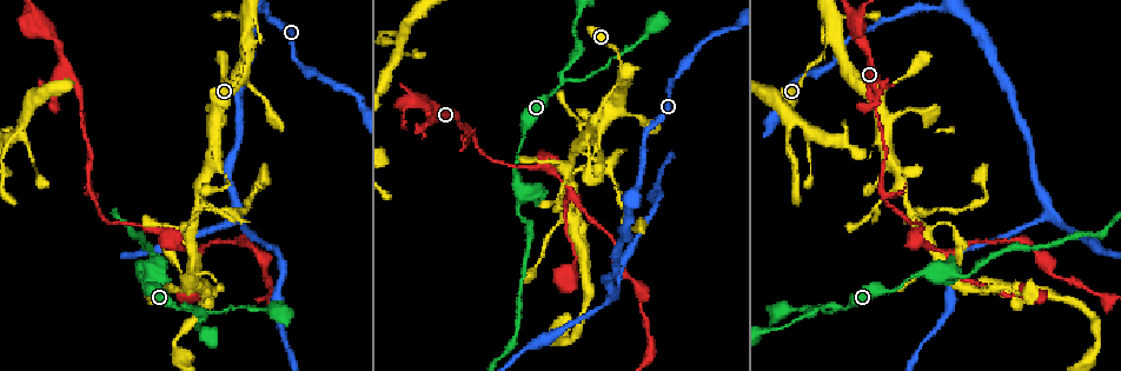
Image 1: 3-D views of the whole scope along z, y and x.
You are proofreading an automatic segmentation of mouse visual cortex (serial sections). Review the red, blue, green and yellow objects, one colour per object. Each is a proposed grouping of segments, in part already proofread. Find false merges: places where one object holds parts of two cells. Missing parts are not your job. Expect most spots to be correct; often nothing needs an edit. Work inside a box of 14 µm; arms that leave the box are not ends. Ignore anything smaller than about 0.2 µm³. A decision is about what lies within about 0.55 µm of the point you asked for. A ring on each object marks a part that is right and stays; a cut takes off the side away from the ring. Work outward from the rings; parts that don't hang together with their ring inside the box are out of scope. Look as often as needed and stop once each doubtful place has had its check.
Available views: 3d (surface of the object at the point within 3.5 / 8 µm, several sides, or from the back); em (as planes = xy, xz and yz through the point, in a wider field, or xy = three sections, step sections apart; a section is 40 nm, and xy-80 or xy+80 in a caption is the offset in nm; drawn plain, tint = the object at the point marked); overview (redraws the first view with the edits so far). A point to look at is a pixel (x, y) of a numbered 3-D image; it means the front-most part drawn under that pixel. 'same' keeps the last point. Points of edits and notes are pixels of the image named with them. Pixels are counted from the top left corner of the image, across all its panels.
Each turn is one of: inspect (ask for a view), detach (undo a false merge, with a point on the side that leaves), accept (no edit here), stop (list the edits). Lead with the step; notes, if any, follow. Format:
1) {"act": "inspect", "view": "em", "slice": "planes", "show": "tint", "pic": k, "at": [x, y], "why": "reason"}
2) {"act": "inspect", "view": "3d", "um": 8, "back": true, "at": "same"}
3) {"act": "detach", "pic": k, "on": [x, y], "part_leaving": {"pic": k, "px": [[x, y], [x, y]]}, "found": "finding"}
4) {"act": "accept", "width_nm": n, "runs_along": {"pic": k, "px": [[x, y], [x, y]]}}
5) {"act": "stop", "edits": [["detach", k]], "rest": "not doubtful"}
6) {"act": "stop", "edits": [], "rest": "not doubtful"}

{"act": "inspect", "view": "3d", "um": 3.5, "back": true, "pic": 1, "at": [1049, 210], "why": "abrupt turn"}

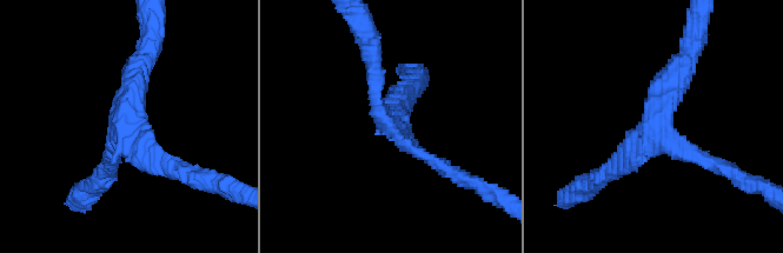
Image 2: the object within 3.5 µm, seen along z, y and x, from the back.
{"act": "inspect", "view": "em", "slice": "xy", "step": 1, "show": "tint", "pic": 2, "at": [657, 131], "arms": 3, "arm_widths_nm": [200, 200, 350], "why": "need the tissue"}

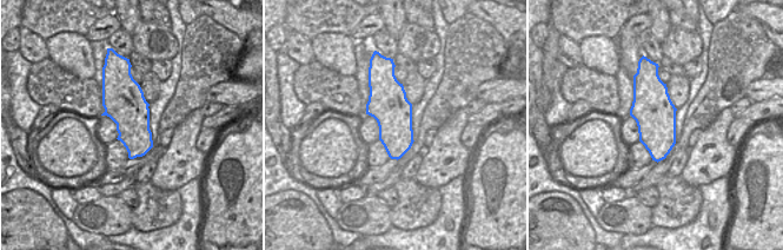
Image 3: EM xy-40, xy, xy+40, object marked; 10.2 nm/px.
{"act": "inspect", "view": "em", "slice": "xy", "step": 3, "show": "tint", "at": "same", "why": "cut it another way"}

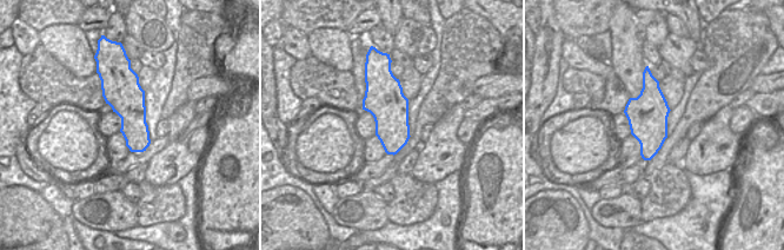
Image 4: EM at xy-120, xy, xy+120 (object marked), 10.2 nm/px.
{"act": "accept", "width_nm": 400, "runs_along": {"pic": 2, "px": [[144, 61], [107, 166]]}, "found": "continuous, no second cell"}

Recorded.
{"act": "inspect", "view": "3d", "um": 3.5, "pic": 1, "at": [837, 308]}

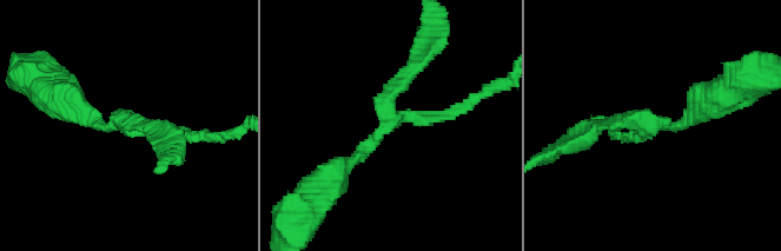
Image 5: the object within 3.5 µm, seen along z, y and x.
{"act": "inspect", "view": "em", "slice": "planes", "show": "tint", "pic": 5, "at": [387, 126], "arms": 3, "arm_widths_nm": [150, 150, 200]}

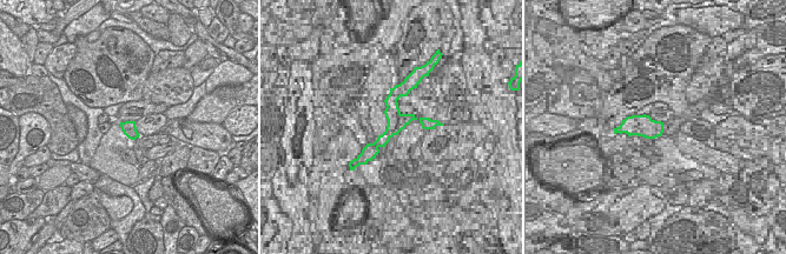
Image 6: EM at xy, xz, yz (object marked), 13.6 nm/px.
{"act": "inspect", "view": "em", "slice": "xy", "step": 1, "show": "tint", "at": "same"}

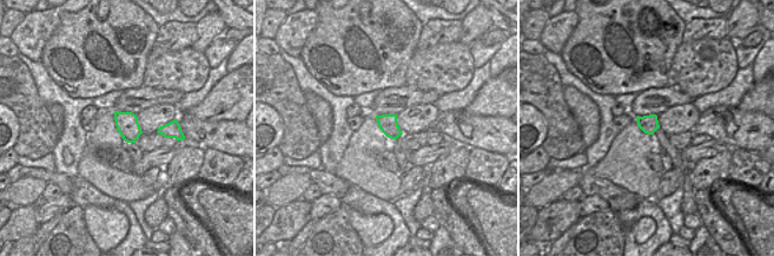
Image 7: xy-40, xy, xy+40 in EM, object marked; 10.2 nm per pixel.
{"act": "accept", "runs_along": {"pic": 5, "px": [[333, 172], [396, 118], [461, 106]]}, "found": "one cell here"}

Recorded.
{"act": "inspect", "view": "3d", "um": 8, "pic": 1, "at": [573, 155]}

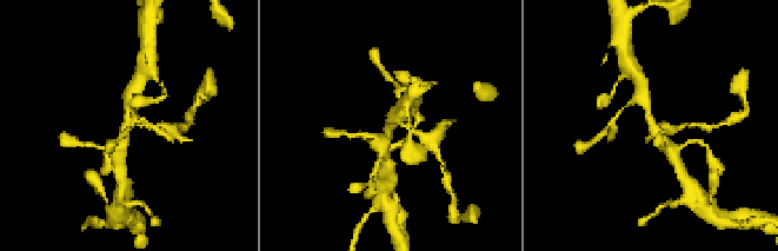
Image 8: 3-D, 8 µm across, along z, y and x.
{"act": "inspect", "view": "em", "slice": "xy", "step": 2, "show": "tint", "pic": 8, "at": [393, 126]}

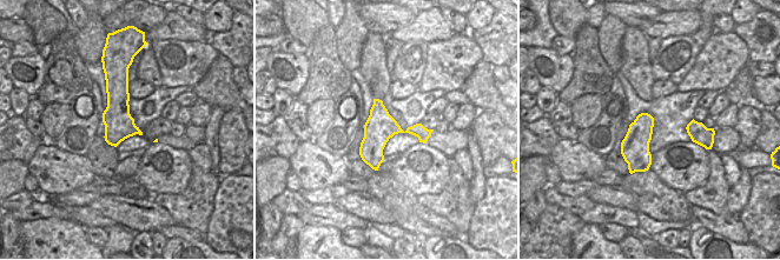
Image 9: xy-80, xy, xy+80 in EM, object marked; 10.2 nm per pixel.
{"act": "accept", "width_nm": 320, "runs_along": {"pic": 8, "px": [[642, 91], [647, 117], [670, 149]]}, "found": "one cell here"}

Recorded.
{"act": "stop", "edits": [], "rest": "not doubtful"}

